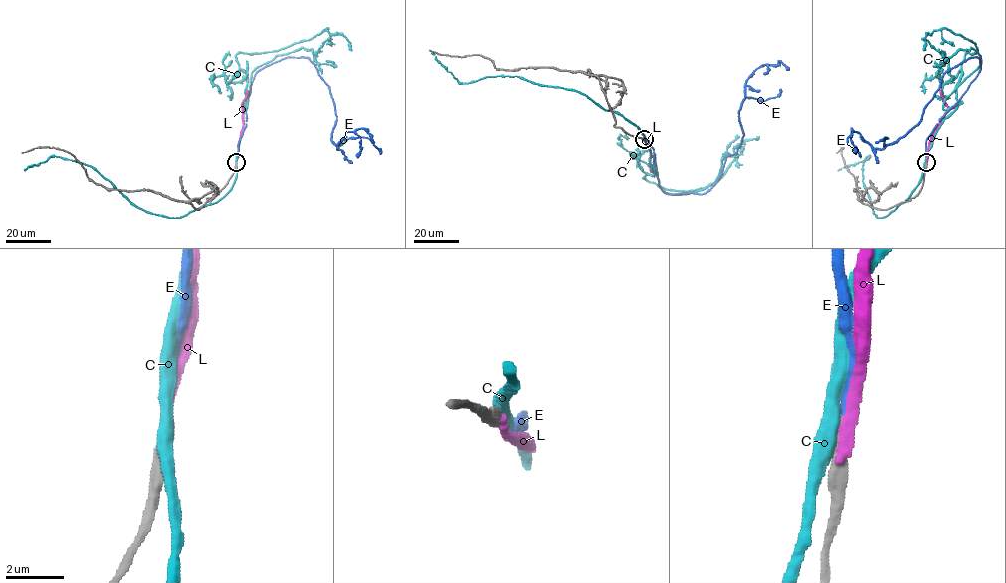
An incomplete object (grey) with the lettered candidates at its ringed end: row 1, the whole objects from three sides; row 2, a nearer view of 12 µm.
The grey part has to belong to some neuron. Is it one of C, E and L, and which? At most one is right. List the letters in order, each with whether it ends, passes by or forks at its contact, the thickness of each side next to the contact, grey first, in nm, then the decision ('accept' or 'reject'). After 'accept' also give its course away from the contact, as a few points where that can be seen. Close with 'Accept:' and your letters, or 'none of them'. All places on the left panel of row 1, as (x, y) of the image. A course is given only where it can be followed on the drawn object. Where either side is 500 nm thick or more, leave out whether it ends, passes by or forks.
C: it passes by | 440/480 nm | reject
E: it ends | 280/220 nm | accept | via (236, 162), (255, 75), (286, 57), (307, 57), (329, 89), (337, 149), (346, 132), (363, 128), (380, 154)
L: it ends | 440/400 nm | reject
Accept: E

